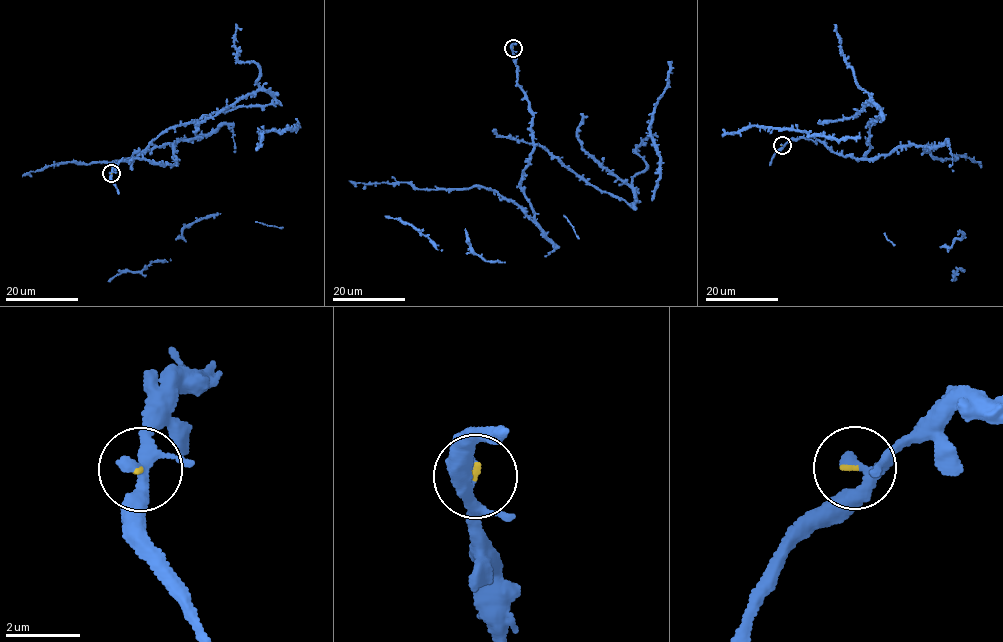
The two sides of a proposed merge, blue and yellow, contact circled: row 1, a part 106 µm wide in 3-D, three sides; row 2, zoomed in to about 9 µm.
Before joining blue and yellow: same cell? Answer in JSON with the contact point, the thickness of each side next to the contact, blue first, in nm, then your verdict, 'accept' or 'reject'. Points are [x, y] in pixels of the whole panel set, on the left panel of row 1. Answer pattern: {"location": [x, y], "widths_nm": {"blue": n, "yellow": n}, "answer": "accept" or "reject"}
{"location": [111, 173], "widths_nm": {"blue": 240, "yellow": 70}, "answer": "accept"}

